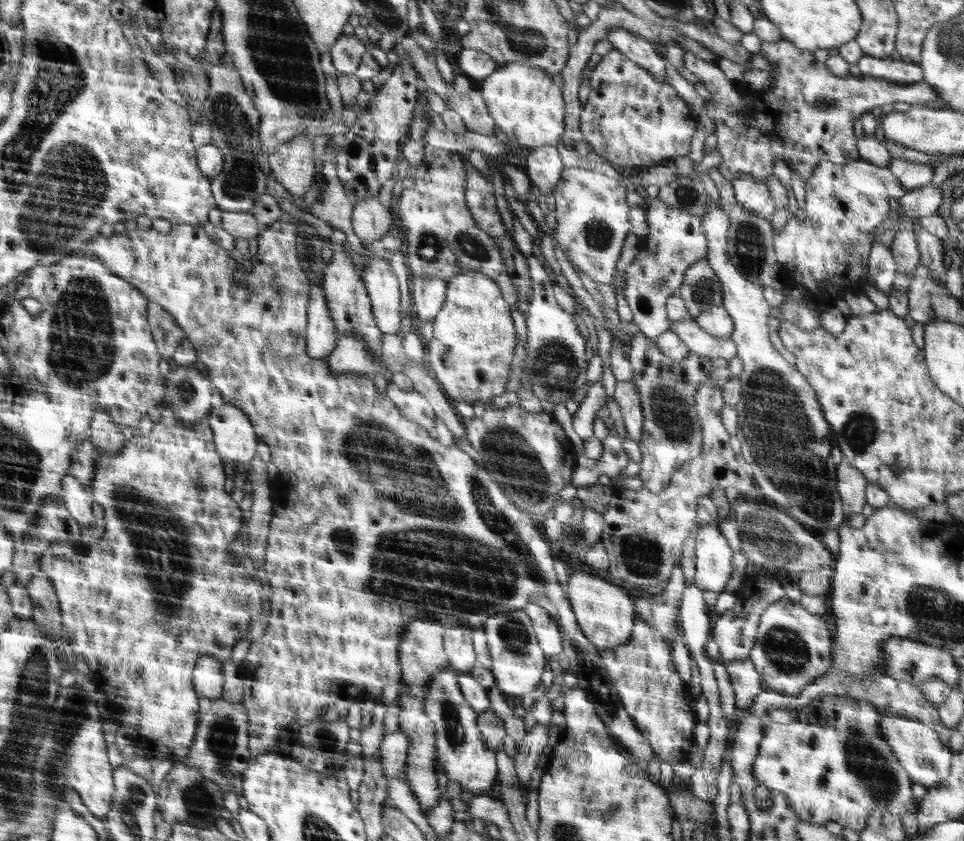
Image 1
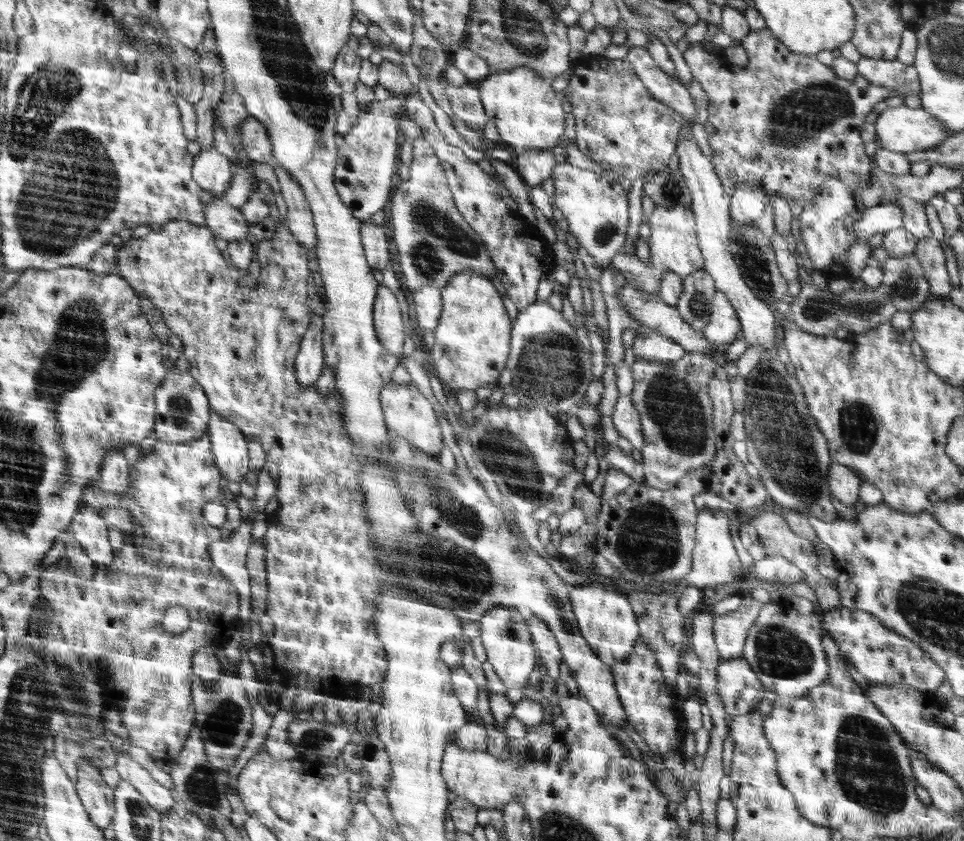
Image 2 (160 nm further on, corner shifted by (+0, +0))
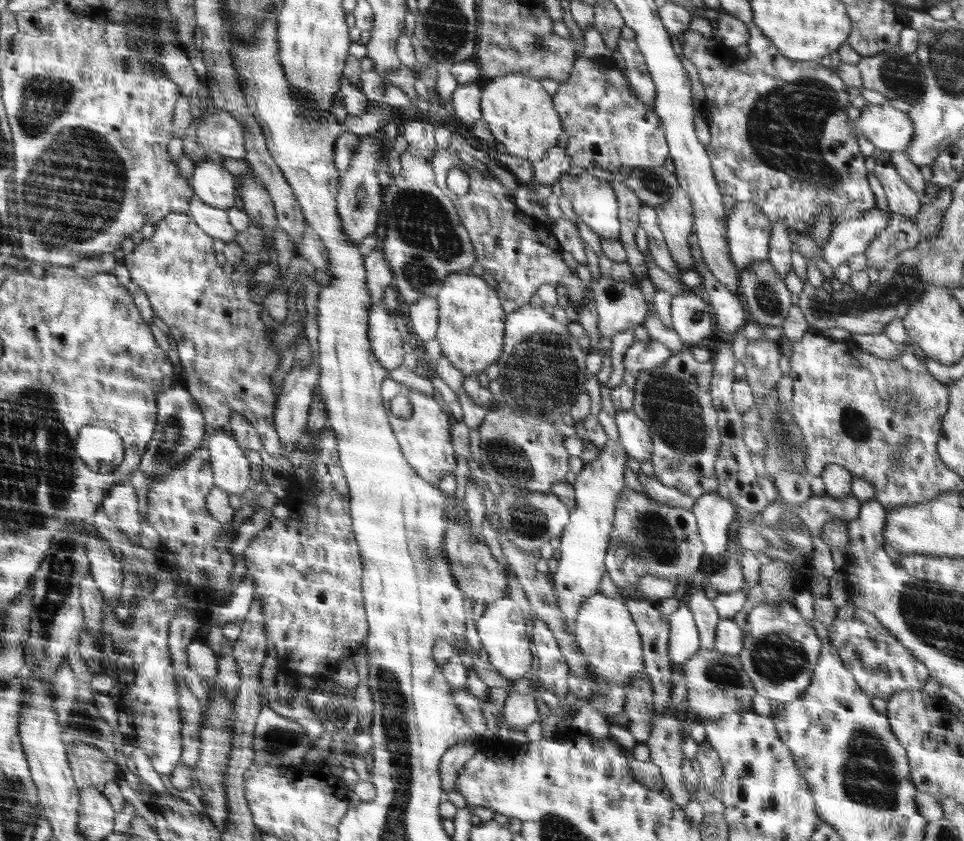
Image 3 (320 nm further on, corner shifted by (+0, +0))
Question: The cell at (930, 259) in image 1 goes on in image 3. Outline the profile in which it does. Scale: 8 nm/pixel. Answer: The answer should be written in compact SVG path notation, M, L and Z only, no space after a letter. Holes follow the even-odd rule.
M877 149L872 158L874 160L872 172L884 189L890 214L900 214L911 222L916 222L919 208L923 205L919 200L920 196L903 182L896 168L890 166L892 162L888 152Z

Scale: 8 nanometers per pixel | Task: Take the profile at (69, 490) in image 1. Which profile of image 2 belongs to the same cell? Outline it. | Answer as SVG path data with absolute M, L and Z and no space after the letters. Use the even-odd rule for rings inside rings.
M84 504L84 508L80 508L80 516L76 516L76 520L72 520L70 530L72 530L74 538L82 544L86 556L94 564L110 564L112 562L114 550L108 542L106 524L90 506Z

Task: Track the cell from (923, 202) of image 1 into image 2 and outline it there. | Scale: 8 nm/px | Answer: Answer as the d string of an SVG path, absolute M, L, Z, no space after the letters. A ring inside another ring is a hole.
M896 202L870 207L856 223L856 234L864 242L875 234L897 230L903 227L903 216L904 210Z

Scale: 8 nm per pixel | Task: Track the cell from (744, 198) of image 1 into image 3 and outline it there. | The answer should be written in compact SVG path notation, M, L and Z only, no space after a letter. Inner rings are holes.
M734 202L734 210L727 217L727 242L730 258L739 272L749 268L753 262L767 260L773 227L758 205Z

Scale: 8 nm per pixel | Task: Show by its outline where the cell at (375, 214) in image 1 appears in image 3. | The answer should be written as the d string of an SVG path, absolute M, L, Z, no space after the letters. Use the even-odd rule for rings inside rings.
M375 248L367 258L367 283L371 288L372 305L380 302L385 296L384 291L394 280L388 261L380 248Z

